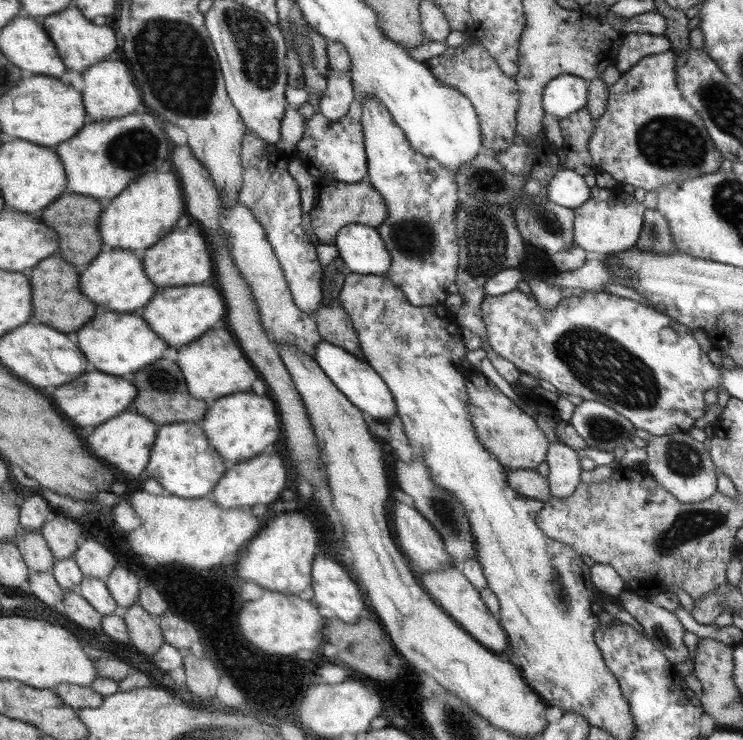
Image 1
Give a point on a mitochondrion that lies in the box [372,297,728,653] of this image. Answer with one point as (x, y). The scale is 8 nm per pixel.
(610, 371)

